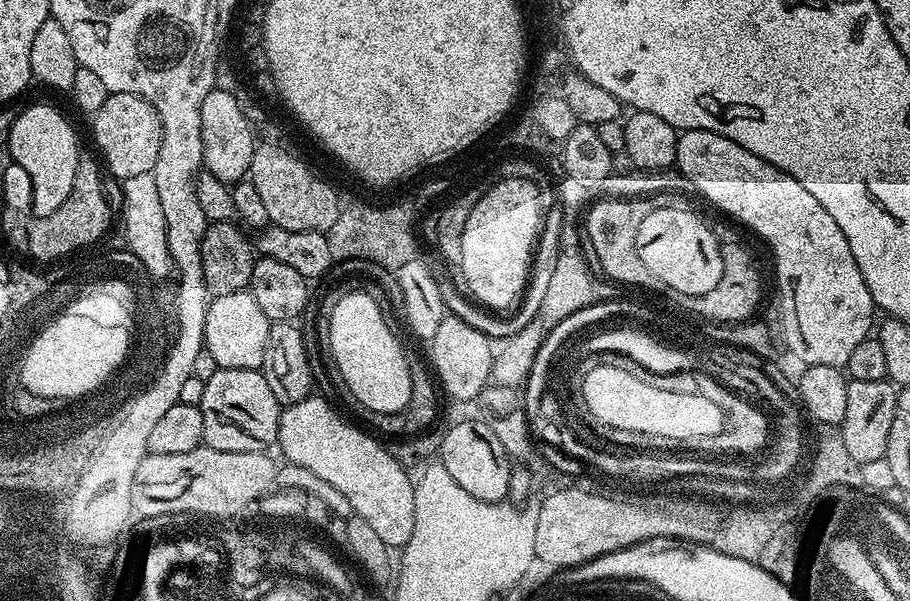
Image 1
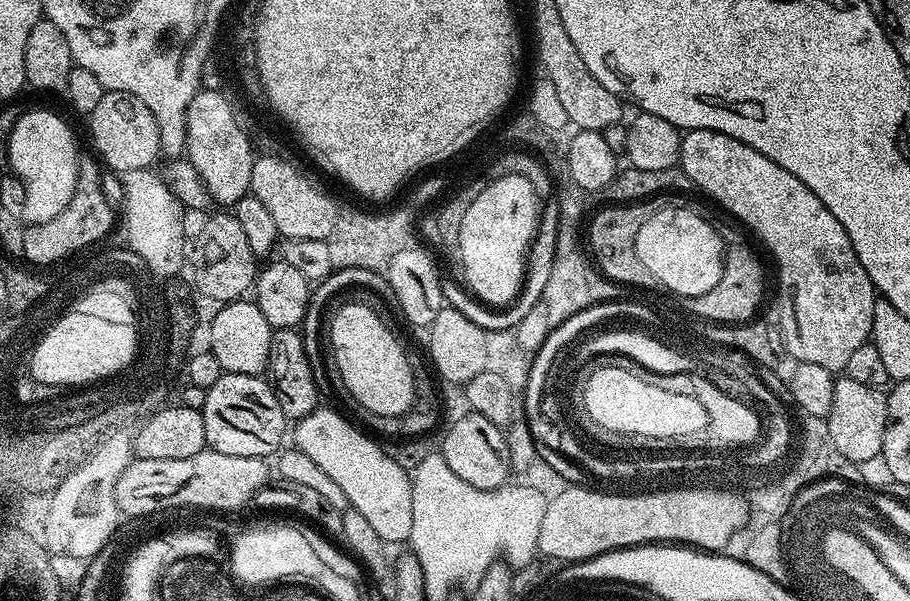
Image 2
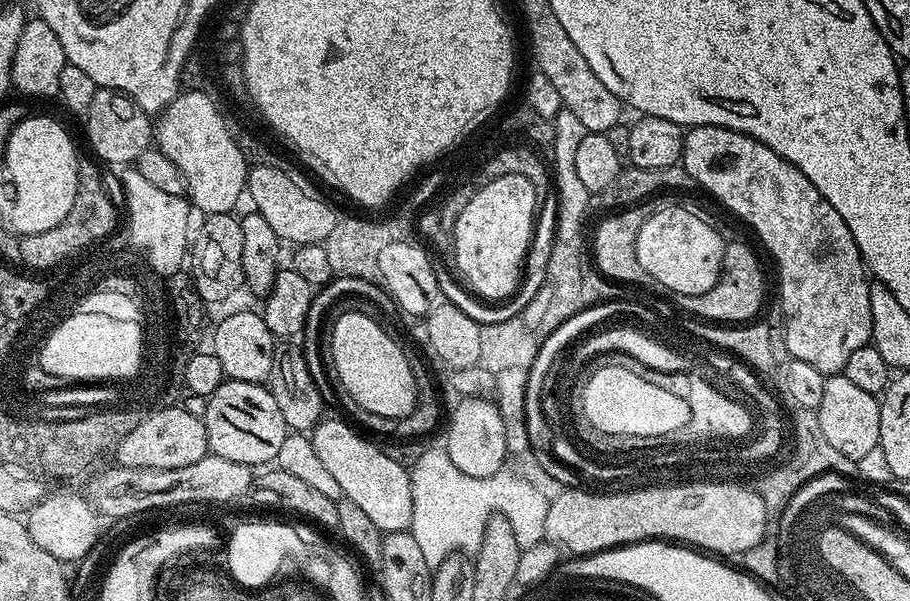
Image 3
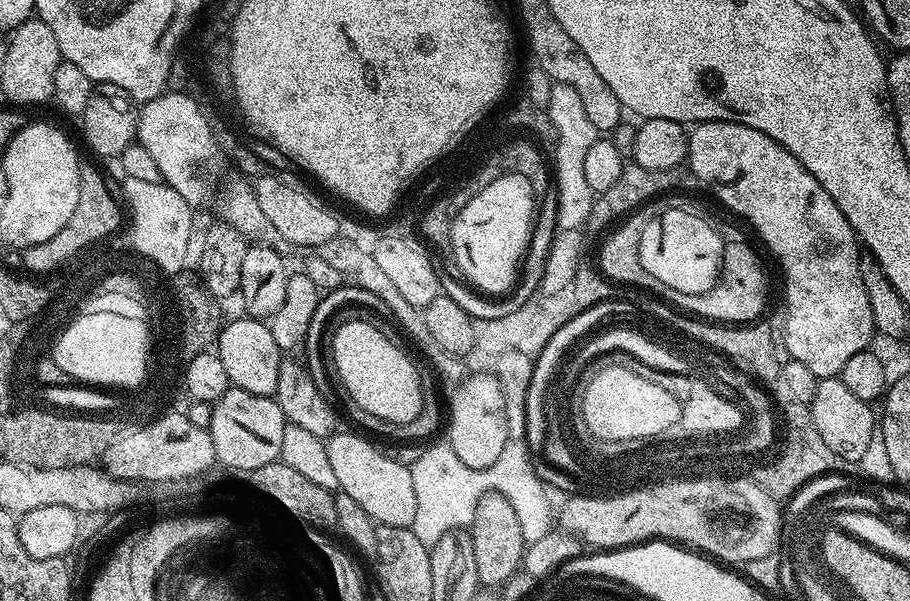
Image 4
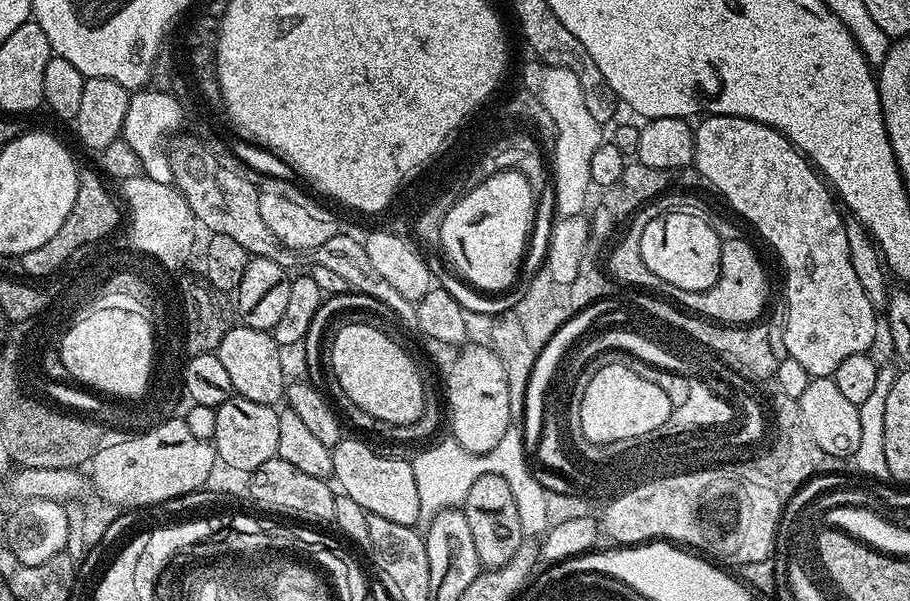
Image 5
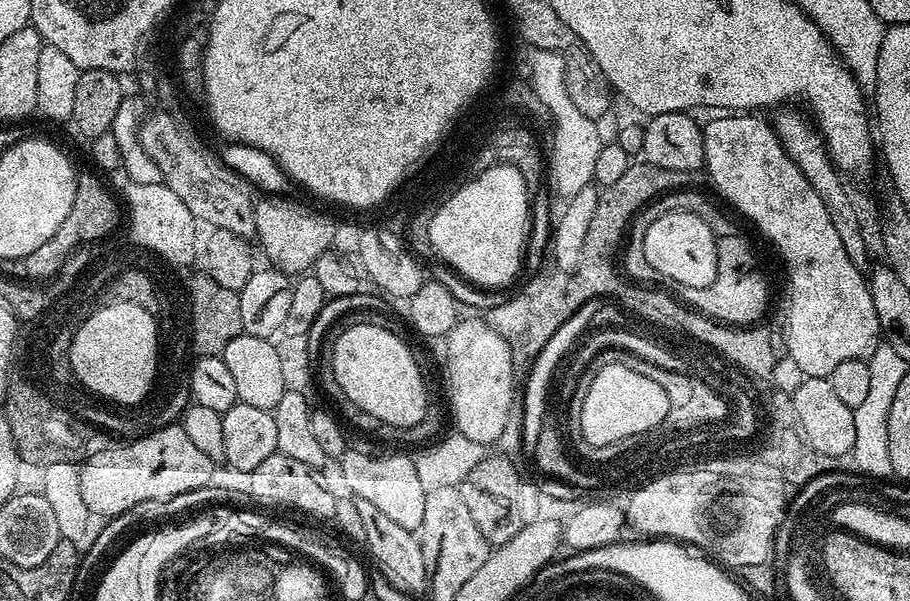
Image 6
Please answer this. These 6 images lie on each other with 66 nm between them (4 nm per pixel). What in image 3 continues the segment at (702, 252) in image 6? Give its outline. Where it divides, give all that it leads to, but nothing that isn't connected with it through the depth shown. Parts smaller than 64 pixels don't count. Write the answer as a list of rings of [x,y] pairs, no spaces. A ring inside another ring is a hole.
[[[669,206],[642,225],[637,238],[637,256],[648,277],[661,283],[669,293],[672,291],[677,297],[702,295],[718,282],[724,264],[724,246],[717,229],[711,228],[702,217]]]

